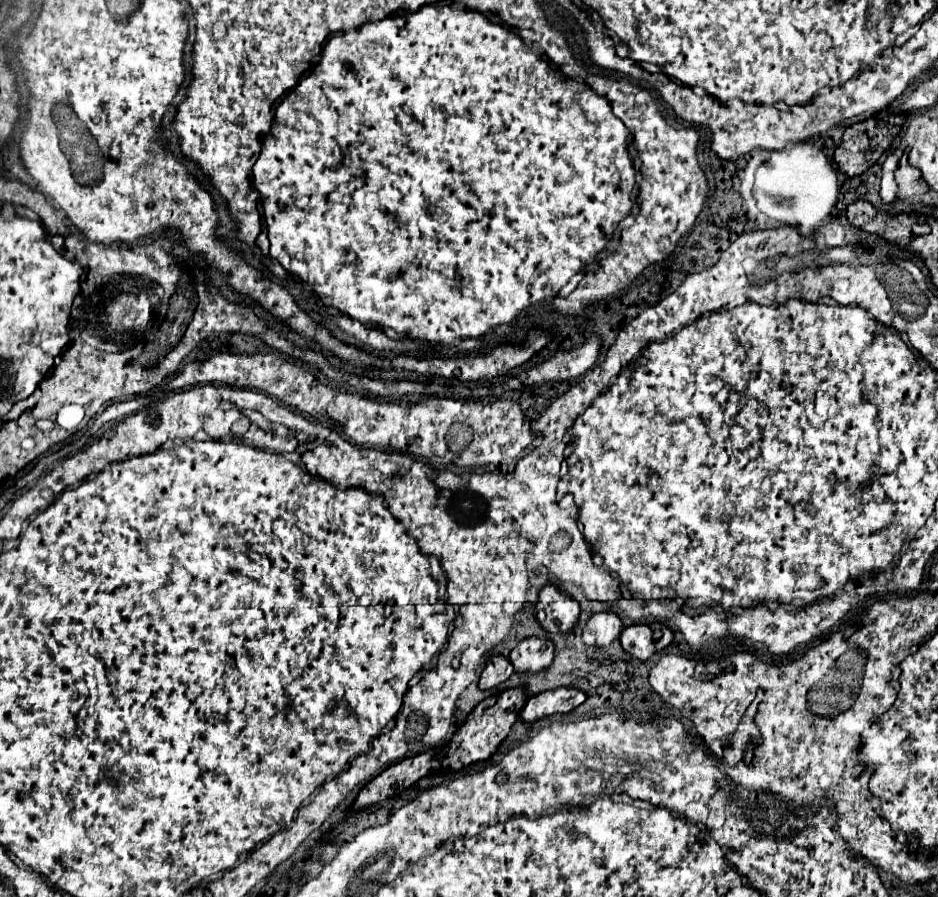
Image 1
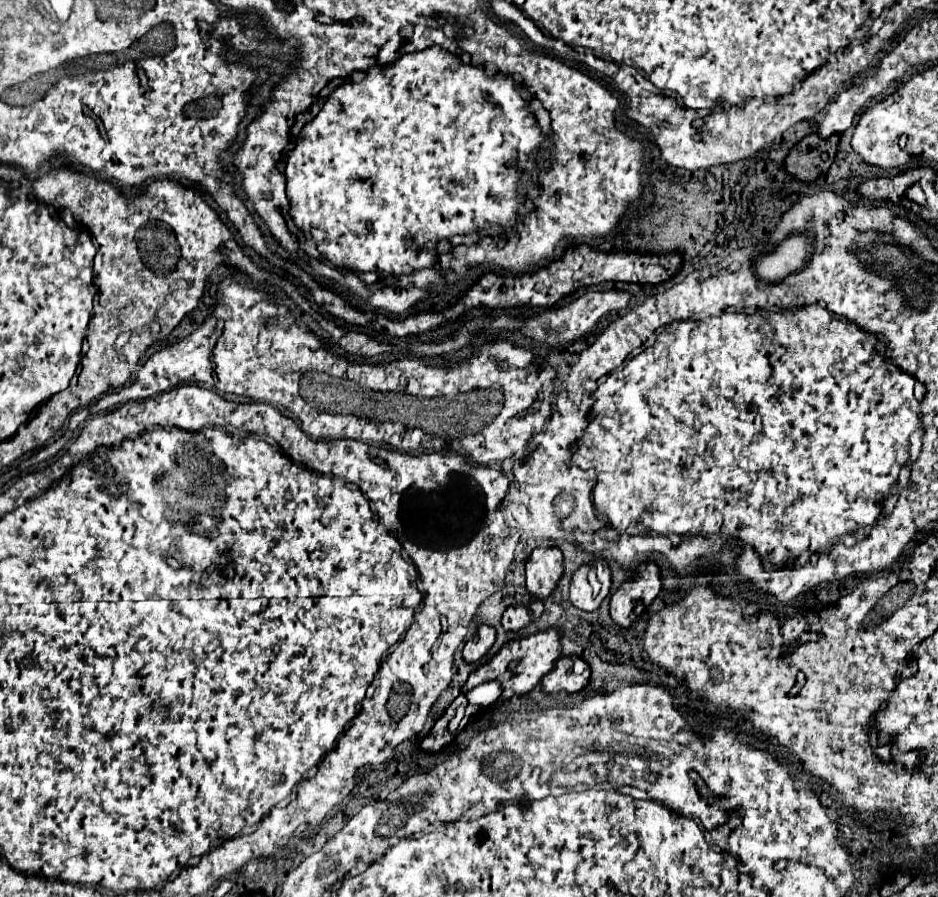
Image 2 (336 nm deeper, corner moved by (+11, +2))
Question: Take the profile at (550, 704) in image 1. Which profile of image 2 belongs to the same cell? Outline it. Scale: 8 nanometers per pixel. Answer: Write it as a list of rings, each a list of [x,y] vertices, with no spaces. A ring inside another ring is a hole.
[[[567,656],[559,658],[553,666],[553,670],[541,680],[541,690],[545,694],[555,694],[555,692],[565,692],[573,694],[579,692],[587,686],[589,682],[589,666],[585,660],[579,656]]]

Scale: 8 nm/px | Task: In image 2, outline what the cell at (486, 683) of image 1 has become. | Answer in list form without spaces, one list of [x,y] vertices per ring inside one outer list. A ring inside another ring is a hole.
[[[479,626],[477,630],[477,636],[473,640],[469,640],[463,648],[463,660],[467,664],[473,664],[477,660],[481,660],[493,646],[495,642],[495,630],[491,626]]]

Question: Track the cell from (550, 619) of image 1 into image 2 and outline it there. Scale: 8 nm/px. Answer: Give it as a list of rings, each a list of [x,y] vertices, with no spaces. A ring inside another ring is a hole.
[[[537,548],[525,568],[531,596],[535,600],[547,600],[563,576],[563,554],[557,548]]]

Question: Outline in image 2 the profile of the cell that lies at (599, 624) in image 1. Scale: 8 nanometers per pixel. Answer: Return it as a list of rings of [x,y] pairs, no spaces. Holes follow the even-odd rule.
[[[581,566],[571,580],[571,604],[583,612],[595,612],[605,596],[595,596],[587,580],[591,566]]]

